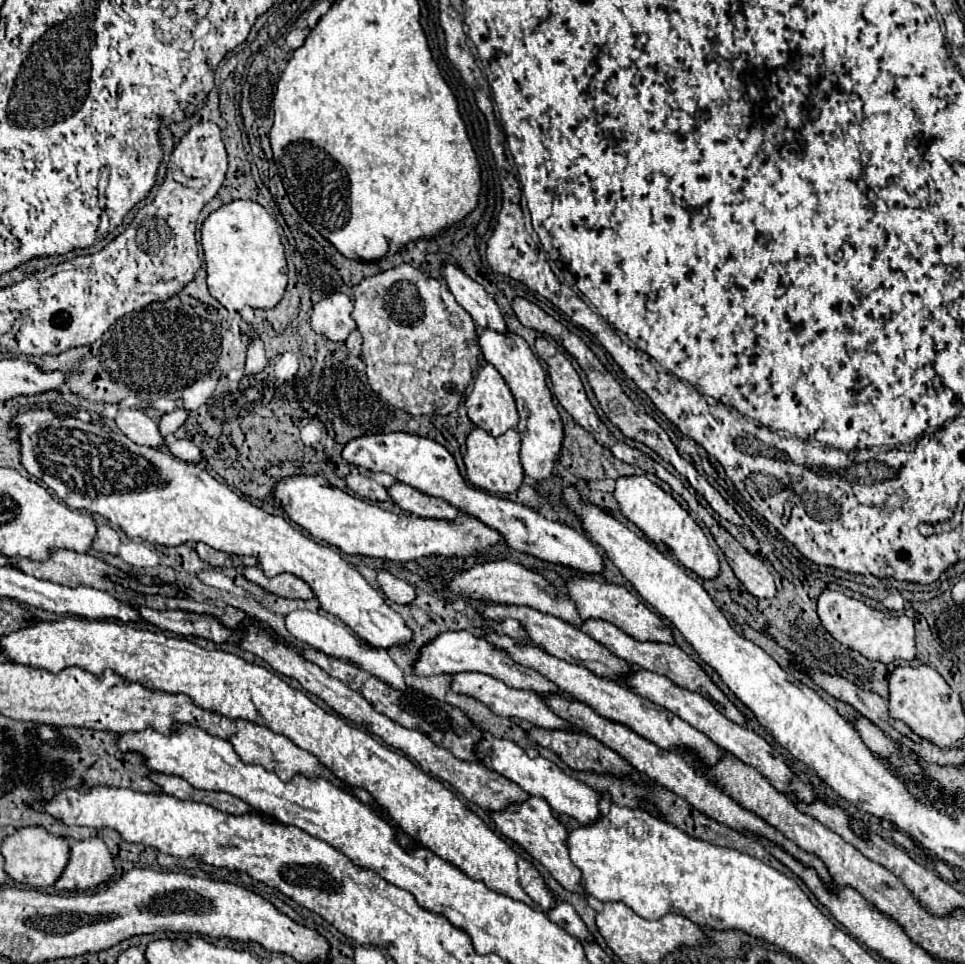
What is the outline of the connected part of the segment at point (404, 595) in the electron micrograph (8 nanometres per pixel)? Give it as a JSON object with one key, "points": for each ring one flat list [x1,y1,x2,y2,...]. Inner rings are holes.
{"points":[[378,571,376,581,378,581,380,589,384,591,384,595,386,595,390,601,394,601,394,603,408,605,408,603,414,601,414,597,416,597,416,591,414,591,412,585,408,585,406,581,394,577,394,575,388,573,388,571]]}

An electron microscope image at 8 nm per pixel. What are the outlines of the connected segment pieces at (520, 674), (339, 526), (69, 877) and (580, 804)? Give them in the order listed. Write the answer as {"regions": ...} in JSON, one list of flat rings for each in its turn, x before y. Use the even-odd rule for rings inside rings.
{"regions":[[[446,631,446,633,436,635,432,641,422,645,420,657,412,665,412,671,418,677,440,675,440,673,454,675,454,673,464,673,464,671,478,671,478,673,498,677,500,681,504,681,506,685,510,685,514,689,530,689,538,695,562,693,556,685,550,685,550,681,546,681,546,677,542,677,540,673,534,673,534,669,522,669,522,665,510,661,510,657,506,657,506,653,502,653,500,649,494,649,486,639,474,637,470,631]],[[294,475,280,479,274,487,274,497,280,501,290,521,306,529,312,537,322,539,348,555,366,555,392,561,414,561,428,555,468,557,486,553,492,545,502,541,498,531,484,525,482,521,476,521,472,515,460,513,452,521,418,515,396,515,332,487,322,475]],[[100,837,76,841,70,861,56,881,58,891,88,891,114,877,116,867,106,843]],[[484,739,478,745,476,755,480,757,480,761,488,769,494,769,494,771,502,773,504,777,508,777,510,781,514,781,516,785,520,785,530,795,544,797,548,801,548,805,550,805,552,811,566,813,566,815,574,817,578,823,582,823,582,825,594,825,594,823,598,823,602,819,602,813,600,813,600,799,602,797,600,797,600,793,594,787,590,787,590,785,586,785,586,783,582,783,582,781,566,775,556,763,552,763,552,761,540,757,540,755,534,757,534,759,530,759,526,755,526,751,520,745,516,745,514,741]]]}

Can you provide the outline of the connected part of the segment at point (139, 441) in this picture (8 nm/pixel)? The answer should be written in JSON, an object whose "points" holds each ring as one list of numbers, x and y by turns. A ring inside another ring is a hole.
{"points":[[138,409,118,411,116,425,136,445,146,445,146,447,164,447,166,445,166,439,158,431,158,423]]}

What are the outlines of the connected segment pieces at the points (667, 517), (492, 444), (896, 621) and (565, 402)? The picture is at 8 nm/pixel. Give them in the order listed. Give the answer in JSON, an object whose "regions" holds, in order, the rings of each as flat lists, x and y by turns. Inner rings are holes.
{"regions":[[[628,475,616,479,614,499,620,505,622,515,632,521,652,543,656,545,668,545,672,555,690,571,694,571,702,579,714,579,720,571,718,557,712,551,706,535,698,527,698,523,680,507,680,503,666,493,662,487,658,487,654,481,650,481,646,475]],[[474,427,466,441,466,477,474,487,480,487,488,493,506,495,518,491,518,487,524,481,524,469,520,465,520,437,514,429,508,429,504,435,492,437,484,429]],[[826,589,818,597,818,617,822,621,822,627,842,645,858,651,866,659,880,661,880,663,892,663,894,659,906,659,912,661,916,657,914,647,914,623,910,617,900,615,892,617,878,609,868,607,864,601,846,597,840,591]],[[544,337,536,339,536,353,544,363,548,365,548,375,552,379,552,389,560,405,574,417,578,423,578,411,594,411,592,403,586,397,584,385,572,367,572,363,566,359,566,355,558,353,550,341]]]}

